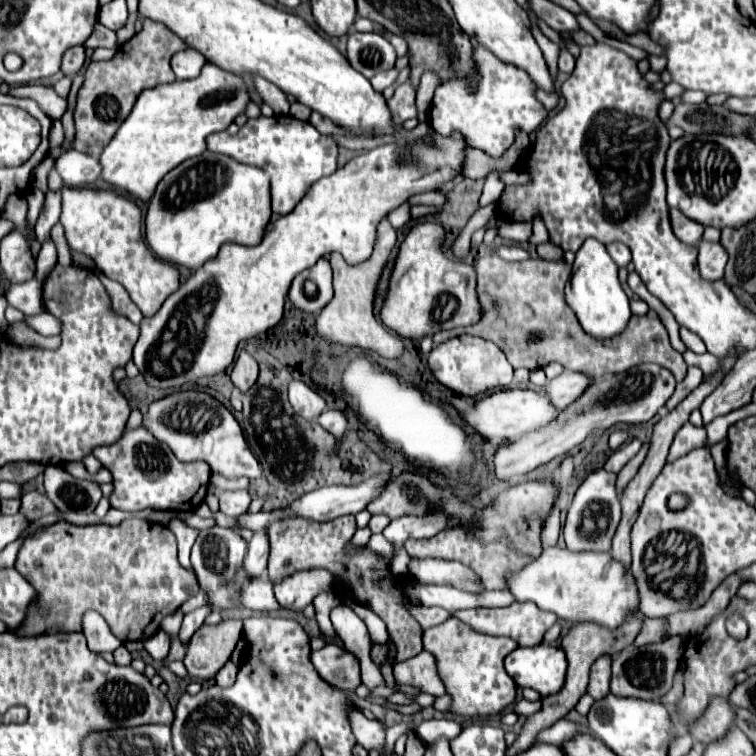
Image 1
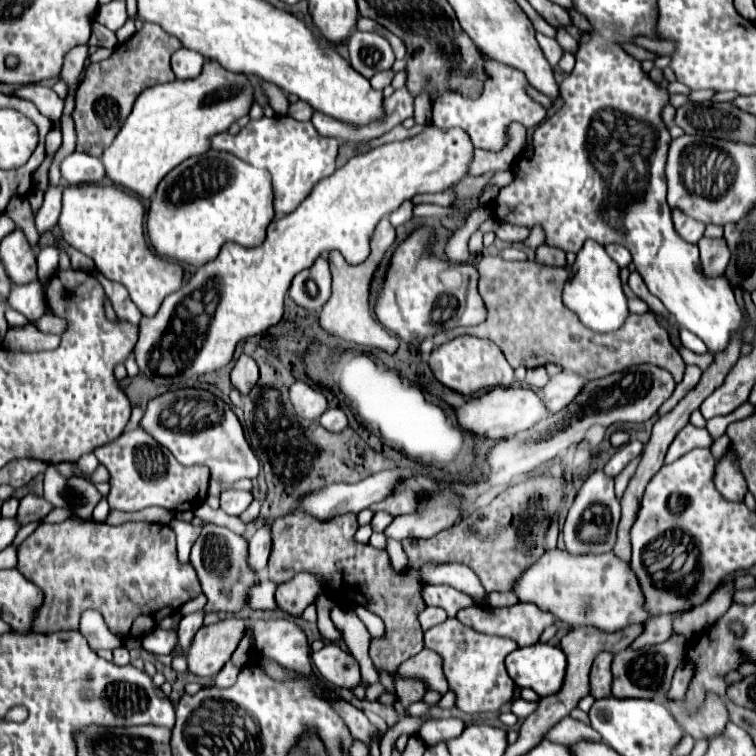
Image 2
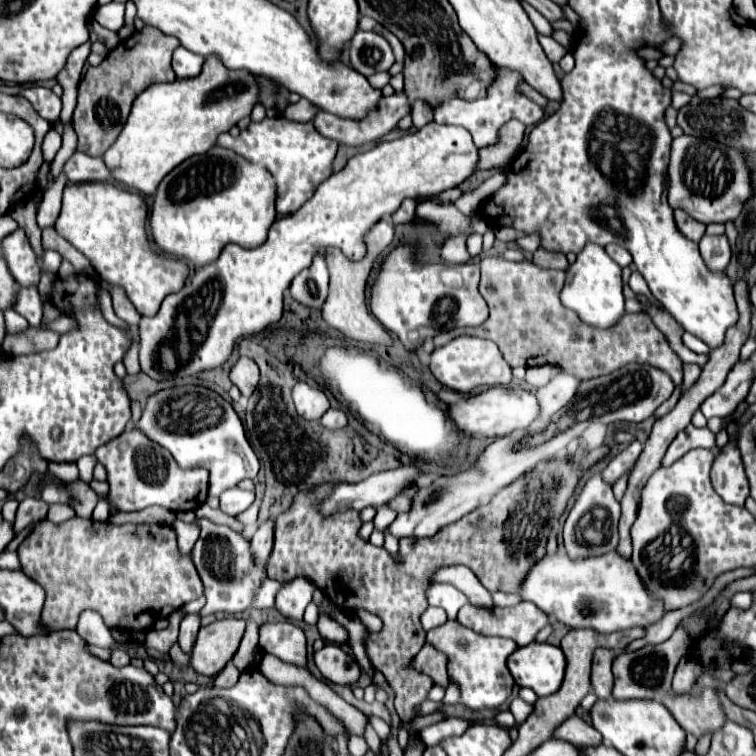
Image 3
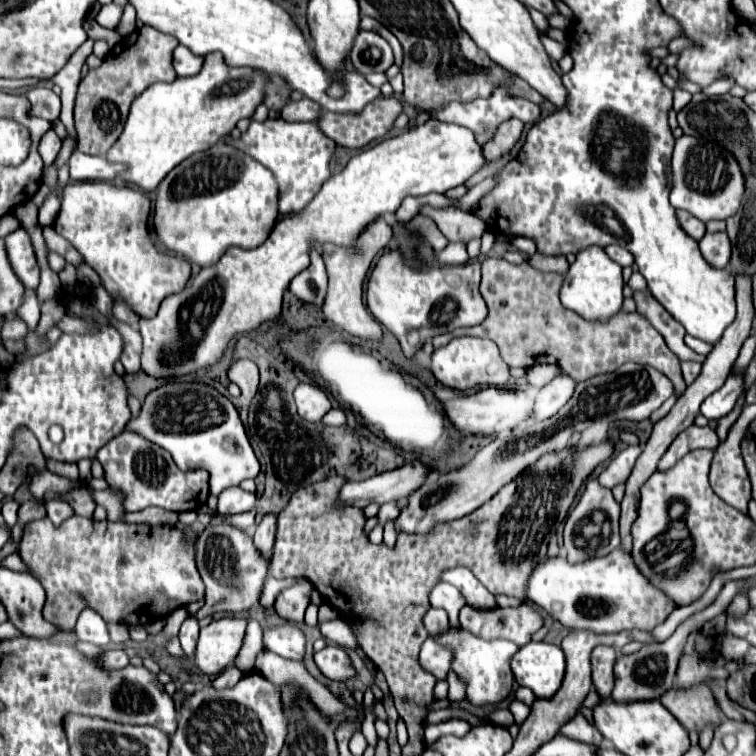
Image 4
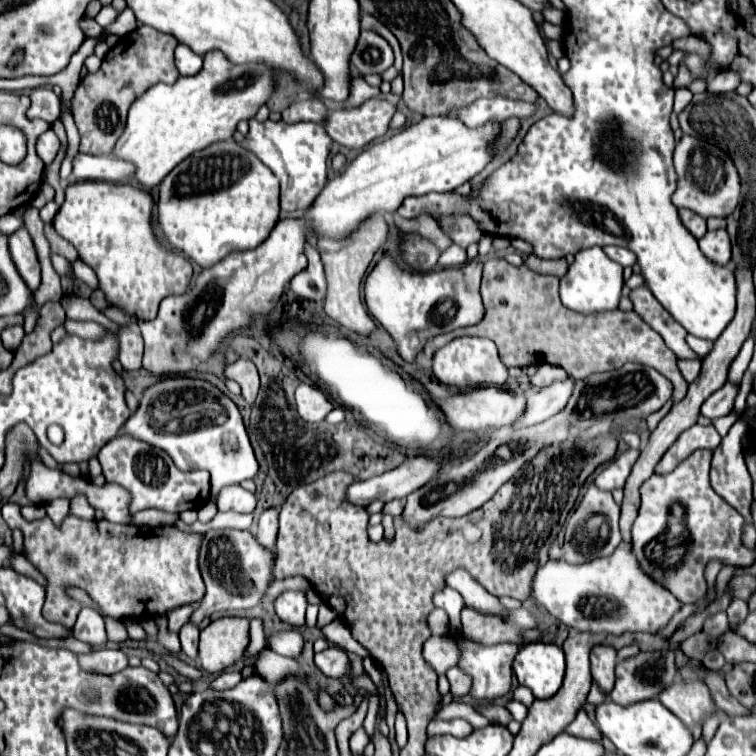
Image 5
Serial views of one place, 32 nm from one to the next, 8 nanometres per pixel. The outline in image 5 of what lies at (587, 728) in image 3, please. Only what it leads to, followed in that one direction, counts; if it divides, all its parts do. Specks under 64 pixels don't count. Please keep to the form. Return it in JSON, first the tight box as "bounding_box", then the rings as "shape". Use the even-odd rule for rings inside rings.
{"bounding_box":[564,706,602,742],"shape":[[[584,706],[580,708],[578,716],[564,728],[564,732],[568,732],[570,736],[576,736],[576,738],[588,738],[588,740],[596,740],[596,742],[602,740],[600,730],[598,730],[598,728],[594,726],[594,722],[588,718]]]}

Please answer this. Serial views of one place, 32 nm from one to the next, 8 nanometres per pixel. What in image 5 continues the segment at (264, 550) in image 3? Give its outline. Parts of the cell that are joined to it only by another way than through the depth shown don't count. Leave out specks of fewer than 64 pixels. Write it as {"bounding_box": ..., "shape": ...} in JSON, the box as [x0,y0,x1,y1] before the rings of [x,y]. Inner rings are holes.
{"bounding_box":[256,508,278,548],"shape":[[[276,508],[264,510],[258,522],[258,532],[256,532],[258,544],[264,548],[274,548],[276,534],[278,534],[278,510]]]}

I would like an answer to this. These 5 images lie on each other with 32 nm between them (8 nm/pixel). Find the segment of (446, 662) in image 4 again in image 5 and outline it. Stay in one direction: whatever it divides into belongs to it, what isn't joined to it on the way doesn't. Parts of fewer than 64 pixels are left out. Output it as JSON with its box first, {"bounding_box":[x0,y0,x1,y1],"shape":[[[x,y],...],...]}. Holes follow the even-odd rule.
{"bounding_box":[422,636,458,676],"shape":[[[430,636],[424,642],[422,658],[434,668],[438,676],[442,676],[448,672],[448,668],[452,668],[458,662],[458,648],[452,638],[446,640],[446,636]]]}

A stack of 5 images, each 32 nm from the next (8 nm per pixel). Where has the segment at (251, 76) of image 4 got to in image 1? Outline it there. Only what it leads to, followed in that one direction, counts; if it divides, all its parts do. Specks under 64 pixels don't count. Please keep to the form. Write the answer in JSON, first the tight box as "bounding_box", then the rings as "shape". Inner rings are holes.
{"bounding_box":[98,62,248,202],"shape":[[[210,62],[204,64],[198,78],[184,80],[184,82],[176,80],[172,84],[162,84],[156,88],[144,90],[138,96],[130,116],[124,120],[124,124],[118,128],[116,136],[110,140],[110,144],[98,156],[98,160],[102,164],[100,180],[108,182],[110,186],[114,186],[118,190],[128,192],[132,198],[148,202],[150,196],[154,194],[158,182],[180,162],[200,156],[206,150],[206,136],[226,130],[234,122],[234,118],[244,112],[246,104],[248,104],[248,90],[246,90],[242,78],[238,78]]]}

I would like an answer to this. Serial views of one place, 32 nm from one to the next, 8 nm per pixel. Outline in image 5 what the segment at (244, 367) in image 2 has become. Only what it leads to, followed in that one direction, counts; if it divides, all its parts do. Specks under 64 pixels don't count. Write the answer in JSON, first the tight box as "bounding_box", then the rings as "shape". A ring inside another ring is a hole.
{"bounding_box":[224,362,260,404],"shape":[[[232,362],[232,364],[226,366],[224,374],[226,374],[226,378],[240,384],[242,396],[246,398],[248,404],[252,404],[256,394],[258,394],[258,388],[260,388],[258,370],[256,370],[254,362]]]}

